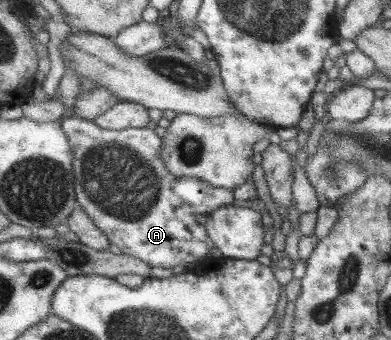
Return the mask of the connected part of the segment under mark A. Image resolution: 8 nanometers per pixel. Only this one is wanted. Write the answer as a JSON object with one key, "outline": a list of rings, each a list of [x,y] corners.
{"outline":[[[68,114],[62,119],[63,129],[66,130],[67,137],[70,138],[71,149],[74,150],[74,174],[75,187],[78,194],[79,203],[84,210],[91,216],[96,225],[107,235],[112,245],[118,246],[123,254],[129,254],[146,261],[151,267],[177,267],[177,265],[187,265],[187,263],[195,263],[199,259],[203,259],[207,253],[214,248],[214,242],[210,240],[206,234],[206,221],[210,217],[210,213],[223,206],[229,206],[233,201],[232,190],[223,189],[209,185],[207,182],[197,177],[175,177],[173,173],[167,169],[166,162],[162,158],[163,140],[153,129],[144,128],[127,128],[124,130],[103,129],[103,126],[97,125],[94,121],[87,121],[82,117]]]}

